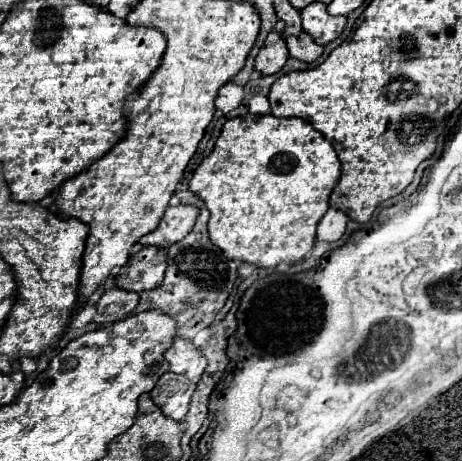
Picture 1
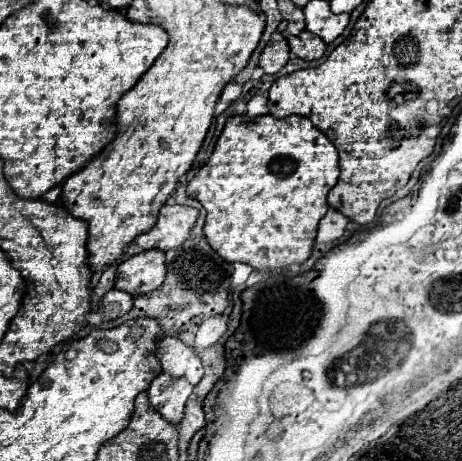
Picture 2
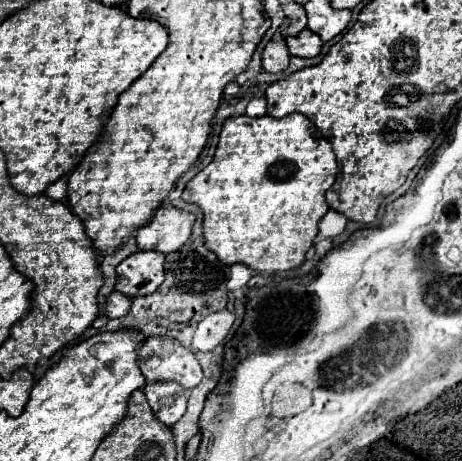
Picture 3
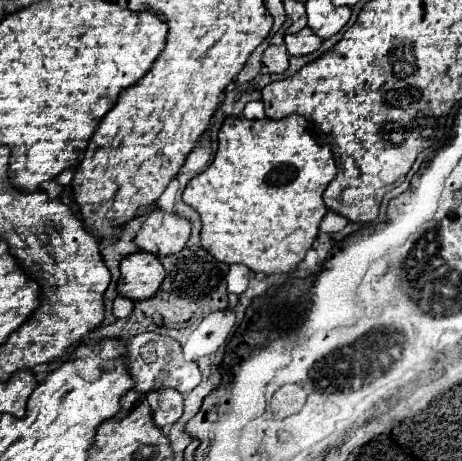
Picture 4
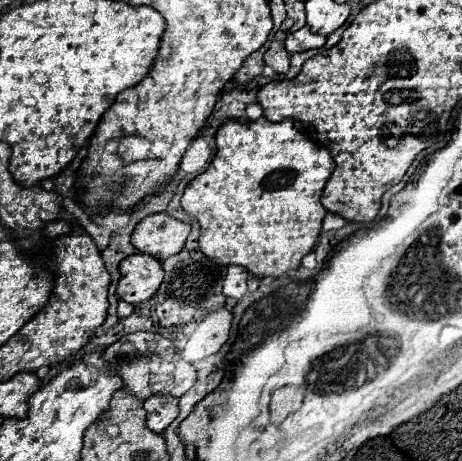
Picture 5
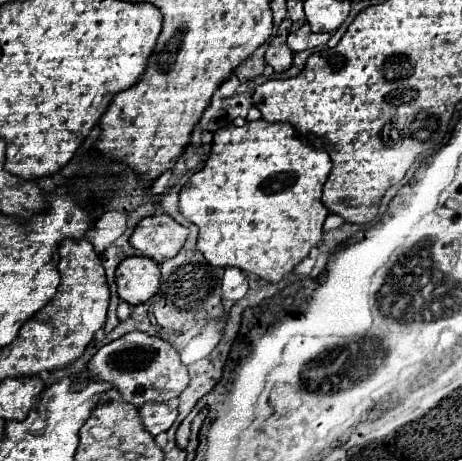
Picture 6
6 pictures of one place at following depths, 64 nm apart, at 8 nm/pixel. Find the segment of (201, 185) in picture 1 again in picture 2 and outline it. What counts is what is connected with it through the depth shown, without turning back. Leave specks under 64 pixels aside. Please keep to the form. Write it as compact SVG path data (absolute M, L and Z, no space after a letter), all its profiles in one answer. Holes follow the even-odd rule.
M270 114L266 116L258 116L258 118L248 118L248 116L232 116L226 120L226 126L216 142L216 148L212 152L212 156L208 158L208 162L196 172L196 176L188 182L188 194L192 198L196 198L208 212L206 216L206 226L204 226L204 234L208 238L208 244L228 262L244 262L244 264L250 264L252 268L256 270L272 270L272 268L286 268L294 262L302 264L308 260L310 252L312 252L312 246L314 246L314 240L316 240L316 228L318 228L318 222L320 218L326 214L328 210L328 202L326 202L326 196L330 192L330 188L338 182L338 152L334 148L334 144L318 130L312 126L310 120L302 118L302 116L288 116L288 118L274 118Z

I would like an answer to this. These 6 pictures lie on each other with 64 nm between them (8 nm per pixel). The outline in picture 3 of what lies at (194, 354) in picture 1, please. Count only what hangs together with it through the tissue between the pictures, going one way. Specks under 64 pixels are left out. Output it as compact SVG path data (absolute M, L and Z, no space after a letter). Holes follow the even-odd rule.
M148 338L138 350L138 358L146 382L150 384L156 380L176 380L190 390L202 380L202 368L196 356L174 338Z

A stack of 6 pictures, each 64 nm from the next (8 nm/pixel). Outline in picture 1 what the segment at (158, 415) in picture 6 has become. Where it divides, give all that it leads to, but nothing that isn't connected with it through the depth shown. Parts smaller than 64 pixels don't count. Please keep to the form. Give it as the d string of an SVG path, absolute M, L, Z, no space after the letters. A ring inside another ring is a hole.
M166 372L160 376L156 388L150 392L152 400L168 414L172 420L182 420L190 408L190 398L196 390L196 384L182 374Z

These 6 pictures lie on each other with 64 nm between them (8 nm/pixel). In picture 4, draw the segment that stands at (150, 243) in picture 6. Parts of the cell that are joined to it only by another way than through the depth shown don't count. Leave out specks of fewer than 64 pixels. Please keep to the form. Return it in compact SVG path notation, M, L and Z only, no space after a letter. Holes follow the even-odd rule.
M154 210L136 234L136 246L160 258L180 252L190 238L190 220L174 212Z

